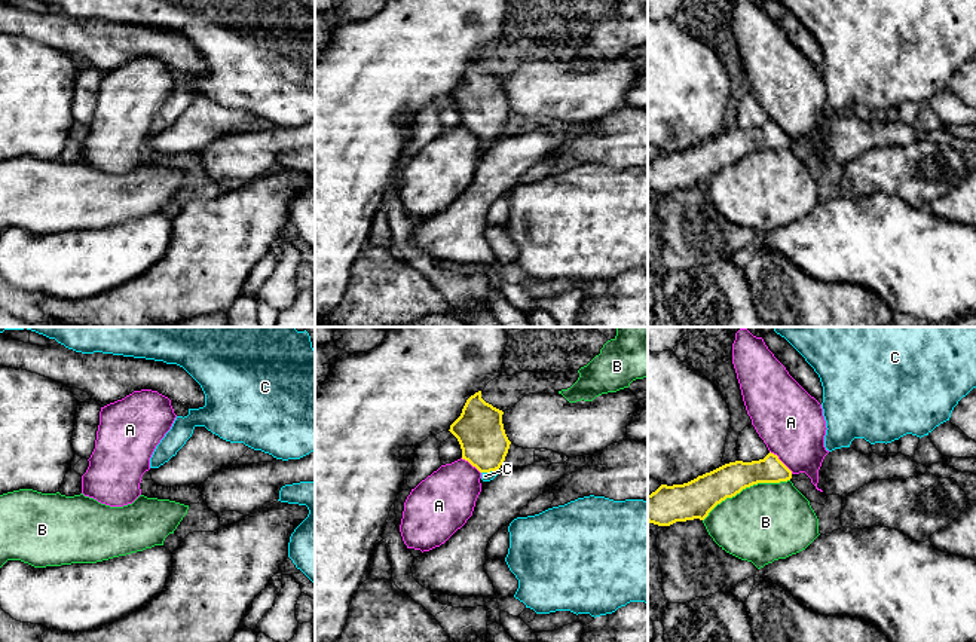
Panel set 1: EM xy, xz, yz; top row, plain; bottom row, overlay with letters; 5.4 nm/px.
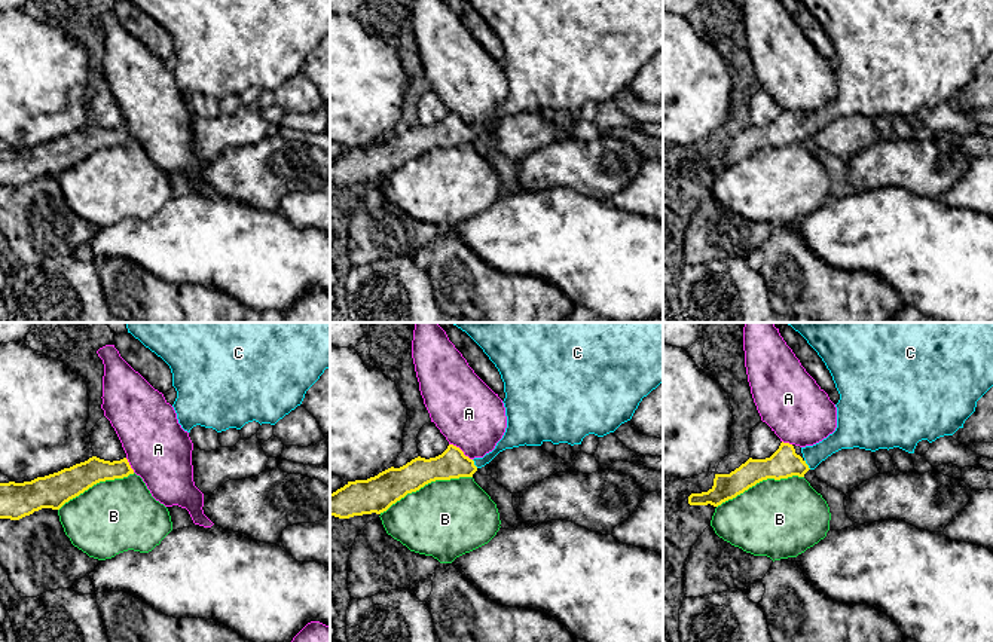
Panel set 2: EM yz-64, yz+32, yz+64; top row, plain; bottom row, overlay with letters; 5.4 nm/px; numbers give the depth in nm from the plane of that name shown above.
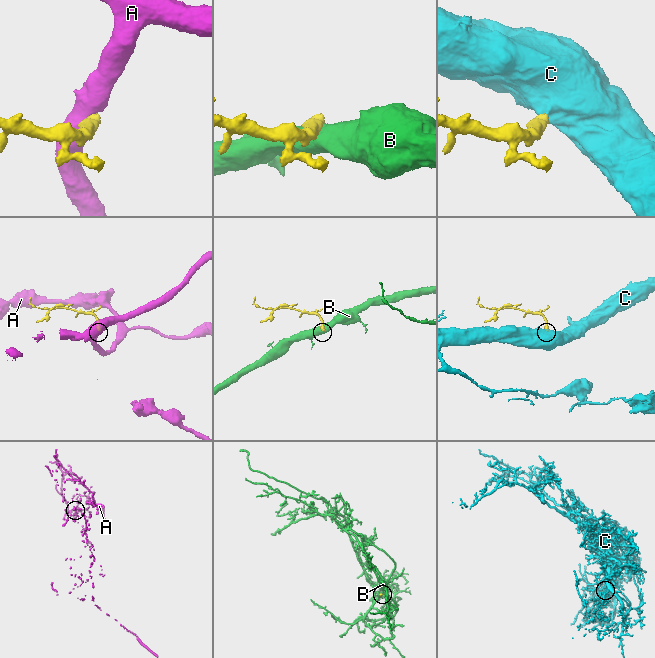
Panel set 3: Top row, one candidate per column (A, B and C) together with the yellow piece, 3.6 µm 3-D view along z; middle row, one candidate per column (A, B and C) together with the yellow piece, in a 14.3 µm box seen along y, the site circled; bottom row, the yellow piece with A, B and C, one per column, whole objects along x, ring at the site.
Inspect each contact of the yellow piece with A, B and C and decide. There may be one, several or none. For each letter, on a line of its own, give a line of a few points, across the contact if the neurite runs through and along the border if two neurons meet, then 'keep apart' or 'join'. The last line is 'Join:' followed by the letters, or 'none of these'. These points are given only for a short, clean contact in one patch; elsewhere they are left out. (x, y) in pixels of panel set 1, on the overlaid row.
A: line yz (770, 451), (792, 473); keep apart
B: keep apart
C: line xz (479, 430), (488, 454), (489, 471), (485, 476); join
Join: C

